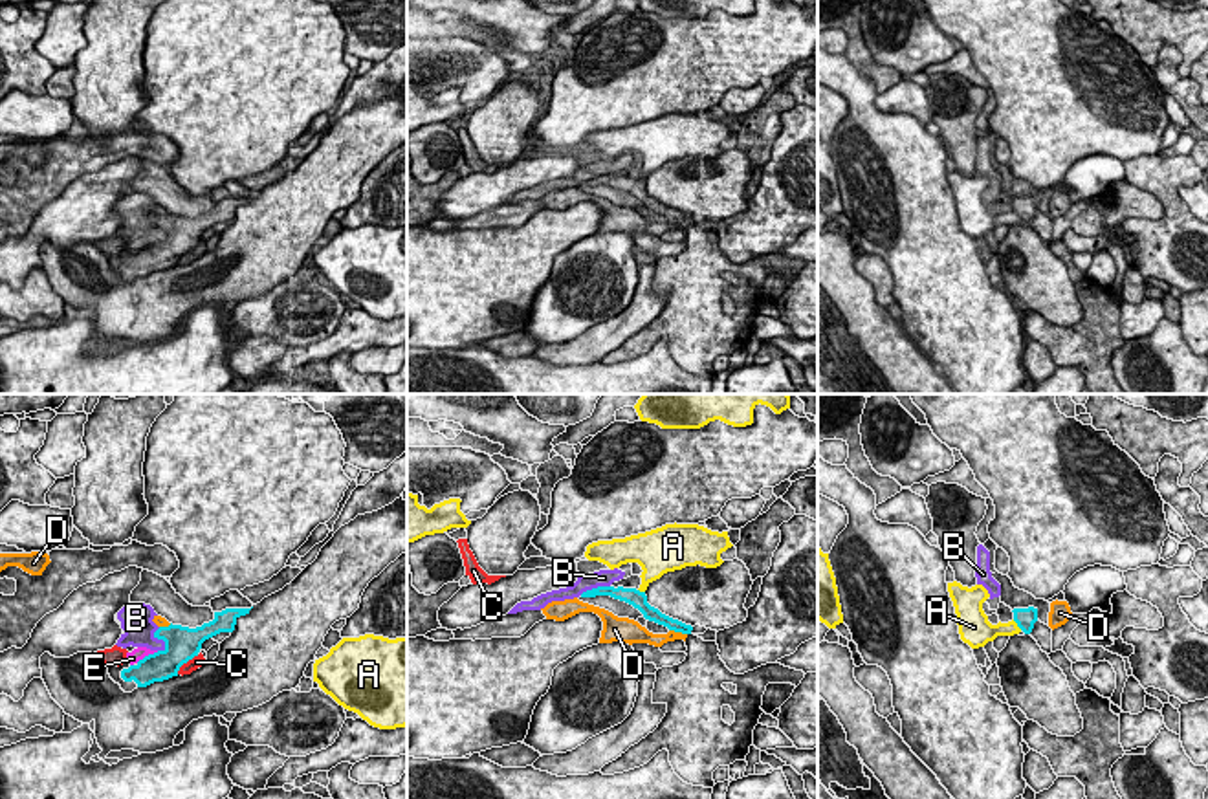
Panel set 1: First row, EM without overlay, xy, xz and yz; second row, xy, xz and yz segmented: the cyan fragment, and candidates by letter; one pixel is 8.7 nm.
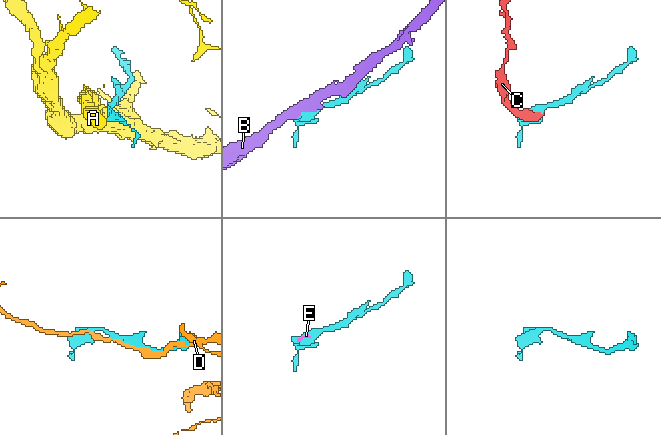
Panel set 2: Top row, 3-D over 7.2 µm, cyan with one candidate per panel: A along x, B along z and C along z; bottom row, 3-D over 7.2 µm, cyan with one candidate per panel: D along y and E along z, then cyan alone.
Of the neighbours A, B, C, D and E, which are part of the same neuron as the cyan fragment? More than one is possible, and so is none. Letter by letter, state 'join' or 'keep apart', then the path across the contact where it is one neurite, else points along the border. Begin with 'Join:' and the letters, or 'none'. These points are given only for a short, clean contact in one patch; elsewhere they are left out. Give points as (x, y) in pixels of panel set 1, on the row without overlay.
Join: none
A: keep apart; border yz (1012, 209), (1021, 218)
B: keep apart
C: keep apart
D: keep apart
E: keep apart; border xy (158, 240), (136, 251)

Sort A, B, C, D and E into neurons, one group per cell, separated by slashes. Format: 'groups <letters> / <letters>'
groups A / B E / C / D

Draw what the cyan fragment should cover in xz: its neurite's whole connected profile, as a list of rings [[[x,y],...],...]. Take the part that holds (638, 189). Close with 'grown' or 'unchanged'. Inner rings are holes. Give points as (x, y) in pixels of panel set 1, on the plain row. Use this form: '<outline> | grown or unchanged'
[[[598,176],[598,178],[592,178],[592,180],[587,180],[581,183],[581,187],[596,187],[596,185],[610,185],[614,189],[625,191],[625,192],[632,194],[634,198],[638,198],[645,209],[664,214],[669,220],[682,222],[682,224],[691,224],[691,220],[693,220],[691,214],[673,209],[673,207],[662,203],[658,198],[651,196],[647,192],[645,181],[640,181],[636,178]]] | unchanged

